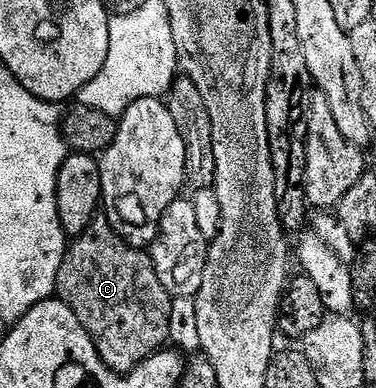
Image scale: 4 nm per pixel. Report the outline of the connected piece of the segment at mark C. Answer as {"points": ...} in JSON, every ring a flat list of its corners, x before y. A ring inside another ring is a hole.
{"points":[[99,219,93,220,88,228,73,240,76,242,74,242,73,245,71,242,71,244,67,246,64,258,60,264,60,270,56,276,55,296,70,306,74,311,74,315,78,315,78,323,82,323,82,327,88,333,88,338,92,340,92,346,96,348,101,361,108,366,109,370,127,371,139,365,141,361,145,361,148,357,151,357,153,353,157,352,157,350,163,346,160,344,163,343,164,336,168,333,168,316,172,313,172,304,174,304,174,301,166,291,166,287,162,287,162,283,158,279,158,275,152,266,149,254,145,252,143,248,133,247,129,245,128,242,122,240,122,238,116,234,115,229,108,224,107,220,98,220]]}

